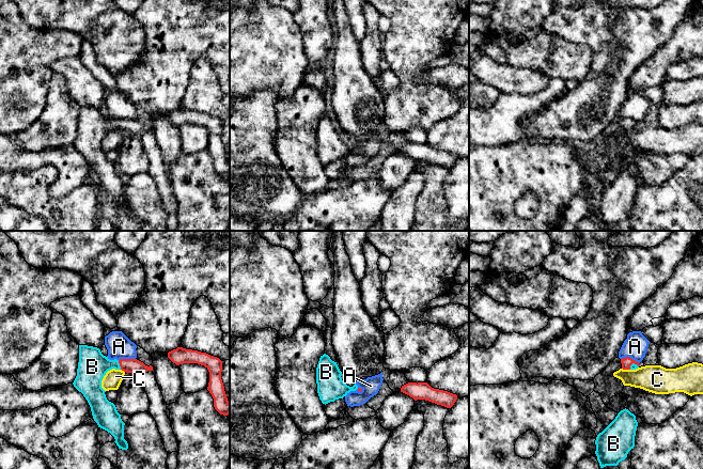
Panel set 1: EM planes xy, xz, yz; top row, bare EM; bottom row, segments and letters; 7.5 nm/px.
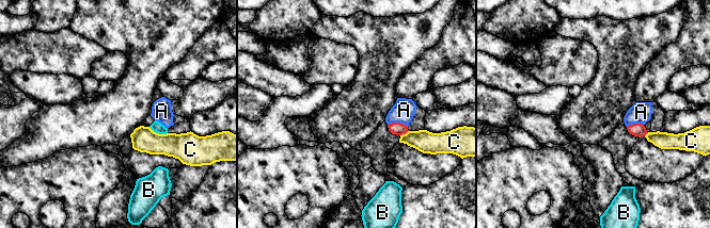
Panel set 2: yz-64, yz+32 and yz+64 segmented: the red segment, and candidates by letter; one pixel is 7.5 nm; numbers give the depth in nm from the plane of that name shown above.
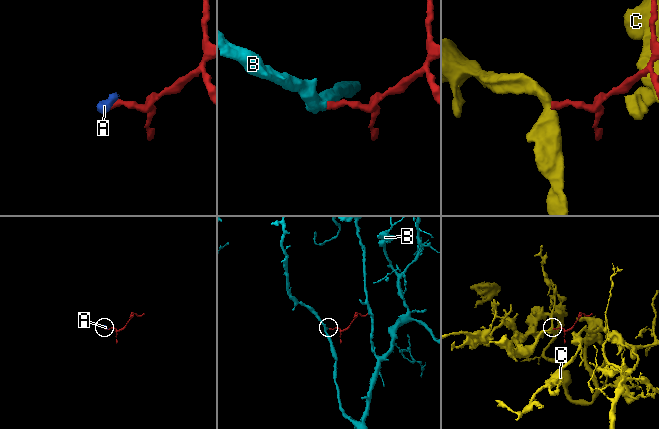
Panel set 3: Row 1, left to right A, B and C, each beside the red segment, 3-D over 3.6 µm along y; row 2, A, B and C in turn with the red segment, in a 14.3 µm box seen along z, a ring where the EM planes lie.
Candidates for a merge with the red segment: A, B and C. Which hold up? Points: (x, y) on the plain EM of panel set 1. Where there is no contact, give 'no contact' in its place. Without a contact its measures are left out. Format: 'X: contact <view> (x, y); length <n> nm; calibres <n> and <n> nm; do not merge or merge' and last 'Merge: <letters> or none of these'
A: contact yz (630, 119); length 150 nm; calibres 80 and 180 nm; do not merge
B: contact xy (120, 125); length 80 nm; calibres 110 and 220 nm; merge
C: contact yz (626, 129); length 70 nm; calibres 80 and 220 nm; do not merge
Merge: B

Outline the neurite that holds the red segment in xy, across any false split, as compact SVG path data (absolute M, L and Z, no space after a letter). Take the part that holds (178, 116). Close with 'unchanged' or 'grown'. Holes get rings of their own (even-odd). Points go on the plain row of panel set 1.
M177 108L176 110L169 112L168 119L176 126L182 124L198 124L204 126L209 132L207 151L214 159L215 170L223 176L230 174L230 163L221 140L222 122L219 119L206 113L186 110L183 108Z | unchanged

